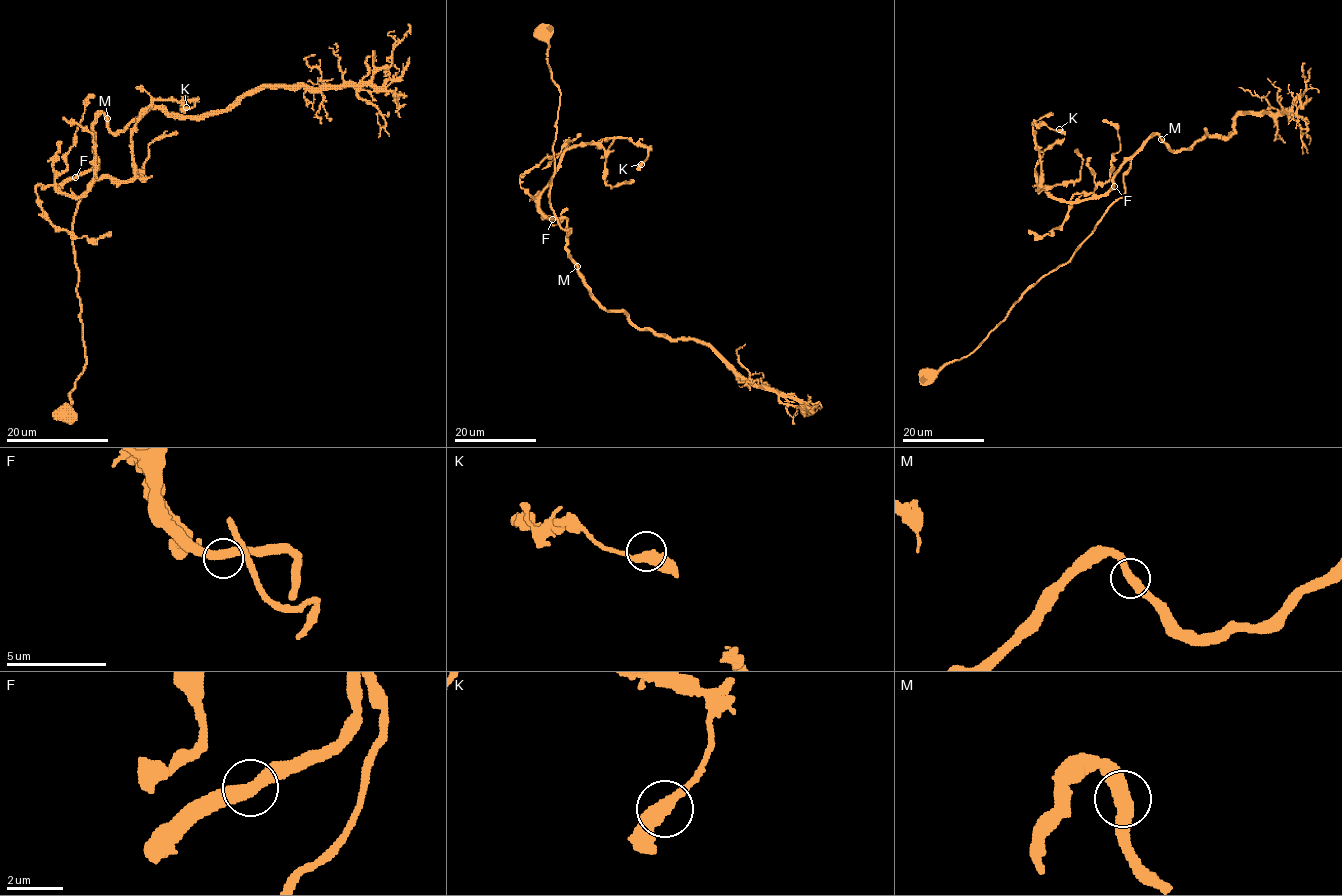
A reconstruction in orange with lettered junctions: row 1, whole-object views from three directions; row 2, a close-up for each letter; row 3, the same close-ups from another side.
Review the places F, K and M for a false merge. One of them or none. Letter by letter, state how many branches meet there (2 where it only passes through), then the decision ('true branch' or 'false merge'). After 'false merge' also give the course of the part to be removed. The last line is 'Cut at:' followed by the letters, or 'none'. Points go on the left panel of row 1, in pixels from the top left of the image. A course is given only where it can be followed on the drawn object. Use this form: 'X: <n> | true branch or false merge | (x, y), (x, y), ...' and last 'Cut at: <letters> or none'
F: 2 | true branch
K: 2 | true branch
M: 2 | true branch
Cut at: none

